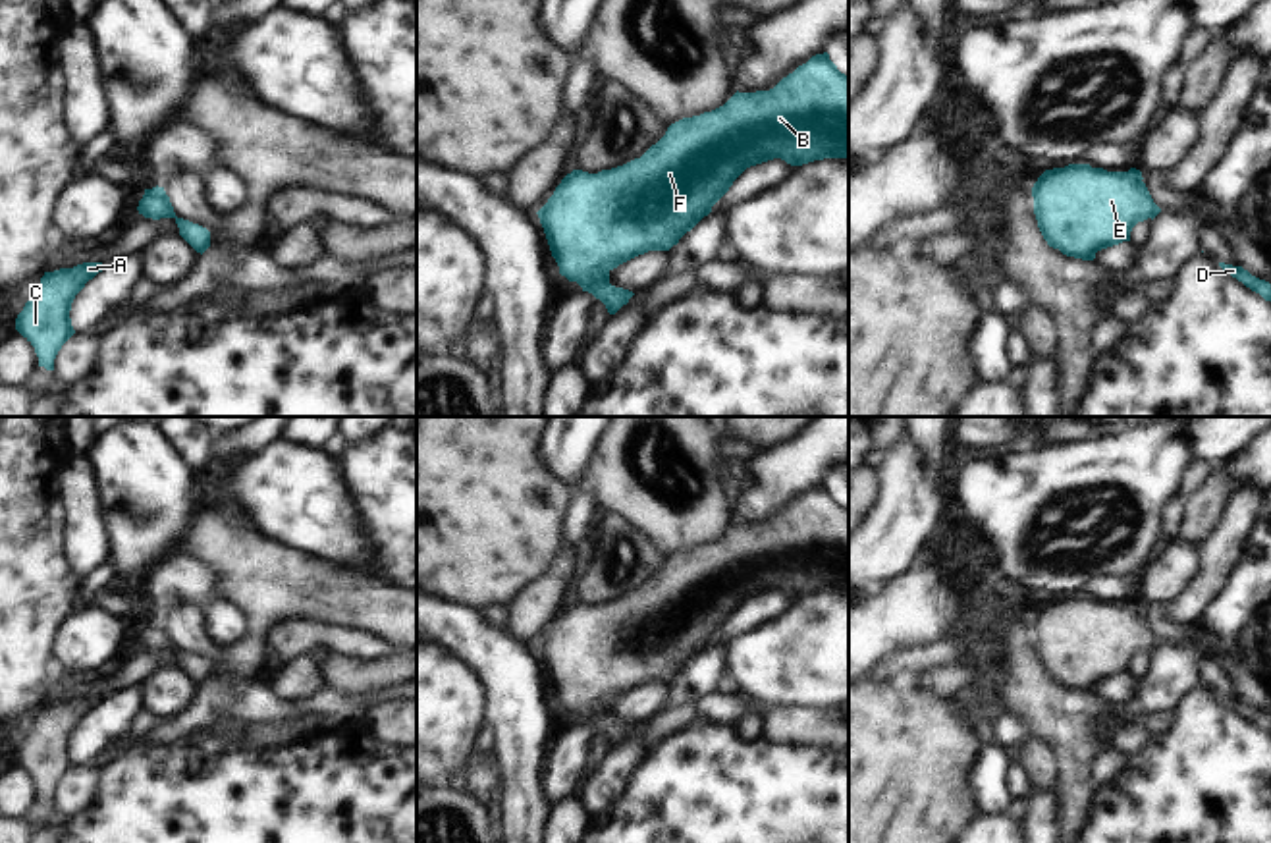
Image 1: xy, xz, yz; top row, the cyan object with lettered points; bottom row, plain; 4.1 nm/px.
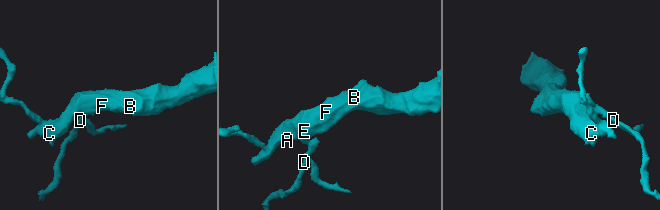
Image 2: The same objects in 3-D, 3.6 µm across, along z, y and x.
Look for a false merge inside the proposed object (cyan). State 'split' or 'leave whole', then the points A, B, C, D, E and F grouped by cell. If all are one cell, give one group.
leave whole; groups A B C D E F

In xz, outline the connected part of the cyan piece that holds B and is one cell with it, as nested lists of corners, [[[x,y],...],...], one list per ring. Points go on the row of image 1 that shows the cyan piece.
[[[816,54],[770,91],[735,93],[723,106],[671,123],[640,158],[588,174],[573,170],[536,212],[559,274],[615,314],[635,295],[609,284],[609,272],[648,251],[669,251],[750,166],[781,158],[802,166],[849,158],[849,77],[829,54]]]

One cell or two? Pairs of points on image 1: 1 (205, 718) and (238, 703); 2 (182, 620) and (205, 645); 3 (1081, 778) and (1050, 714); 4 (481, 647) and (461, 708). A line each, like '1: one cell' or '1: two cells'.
1: one cell
2: one cell
3: one cell
4: two cells

